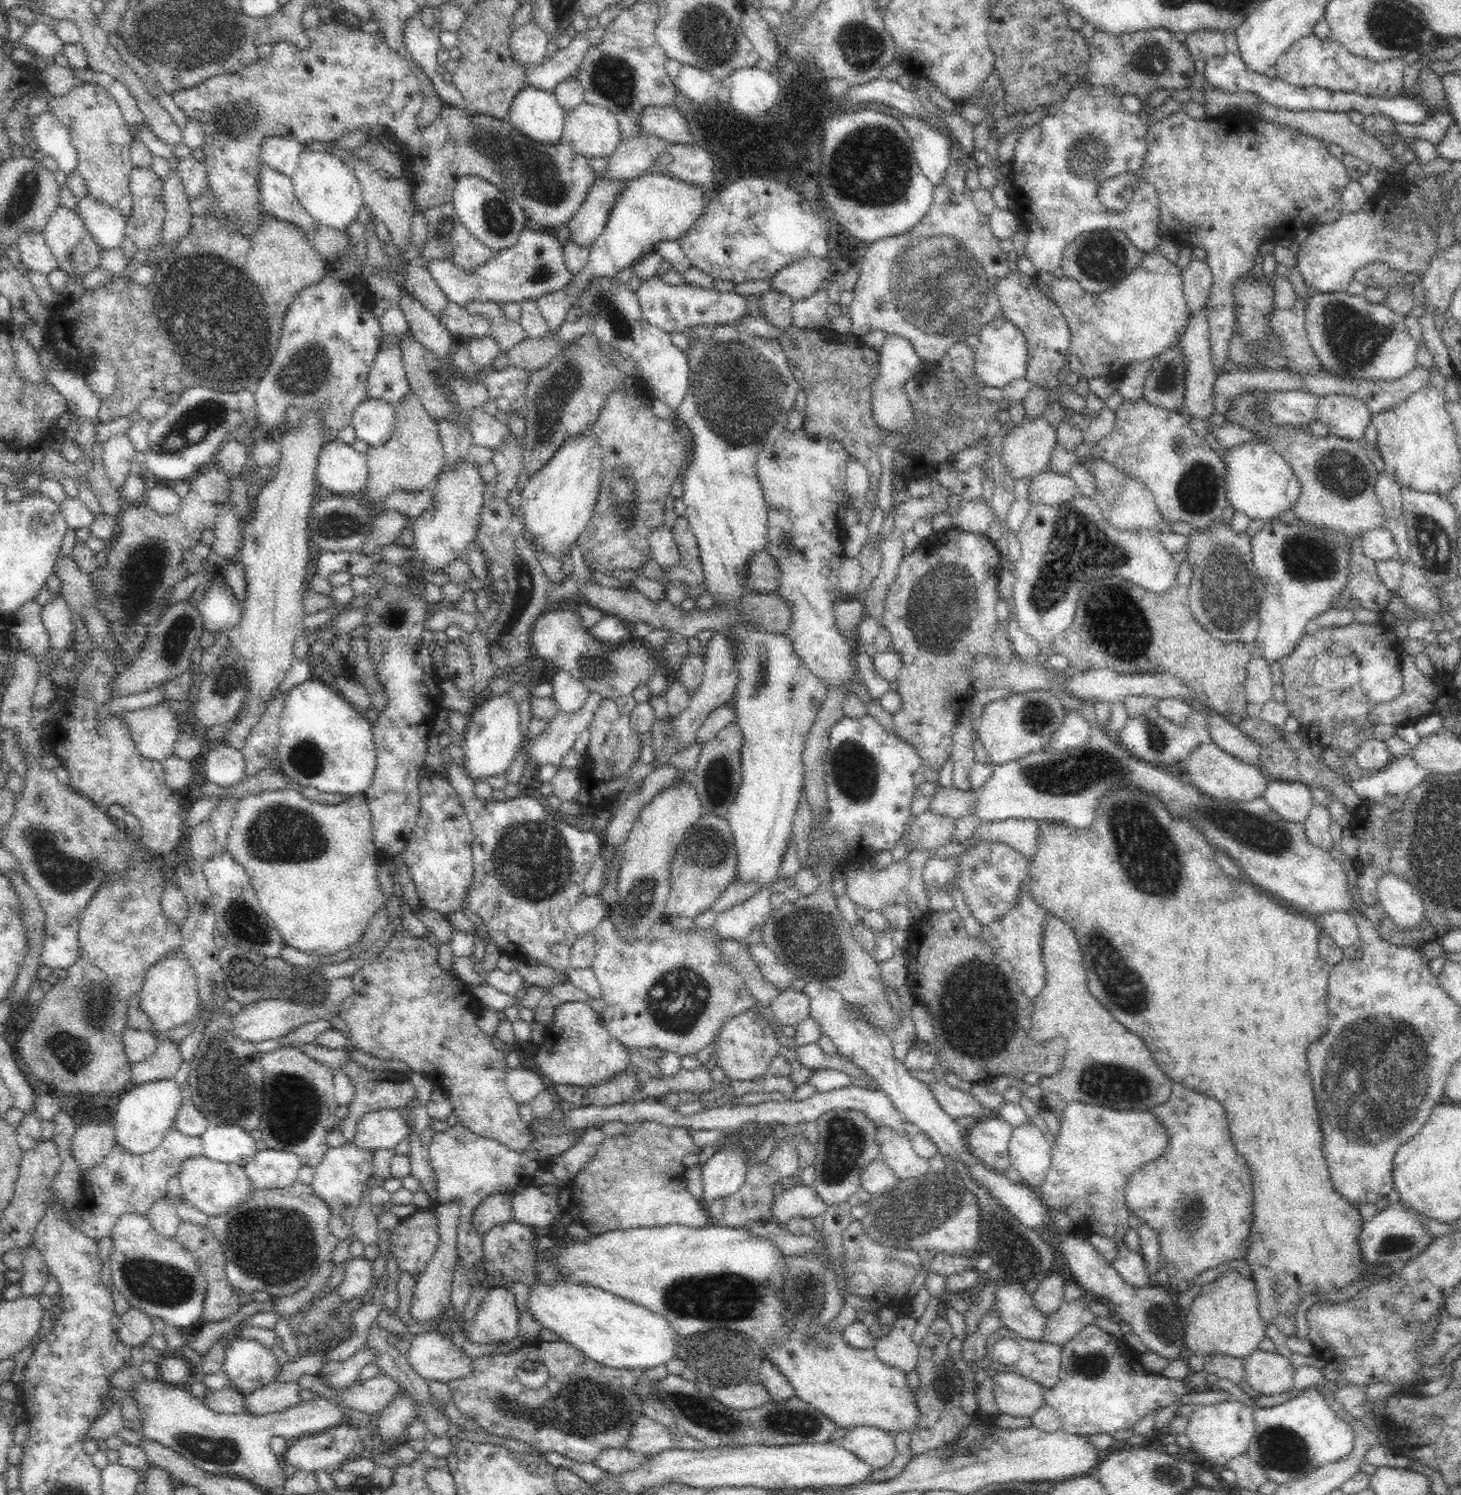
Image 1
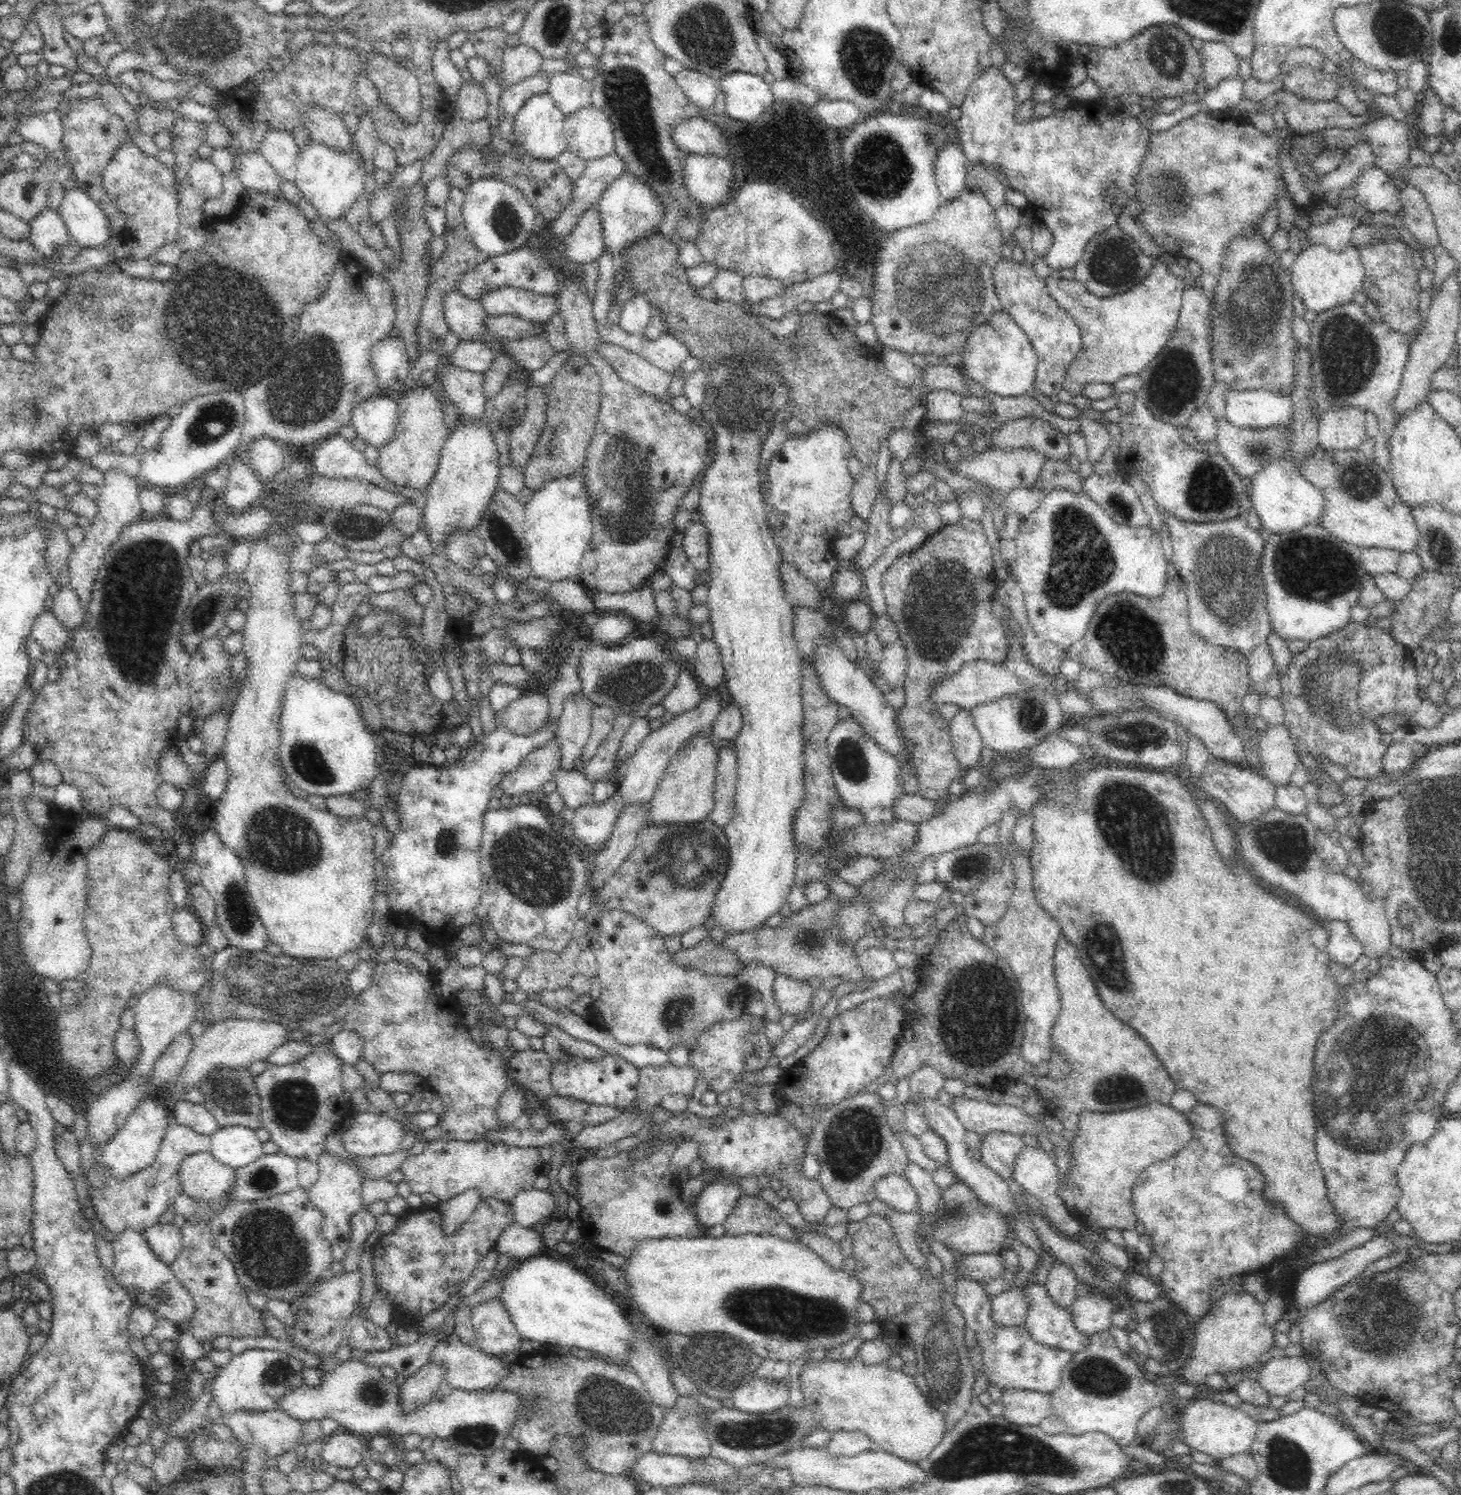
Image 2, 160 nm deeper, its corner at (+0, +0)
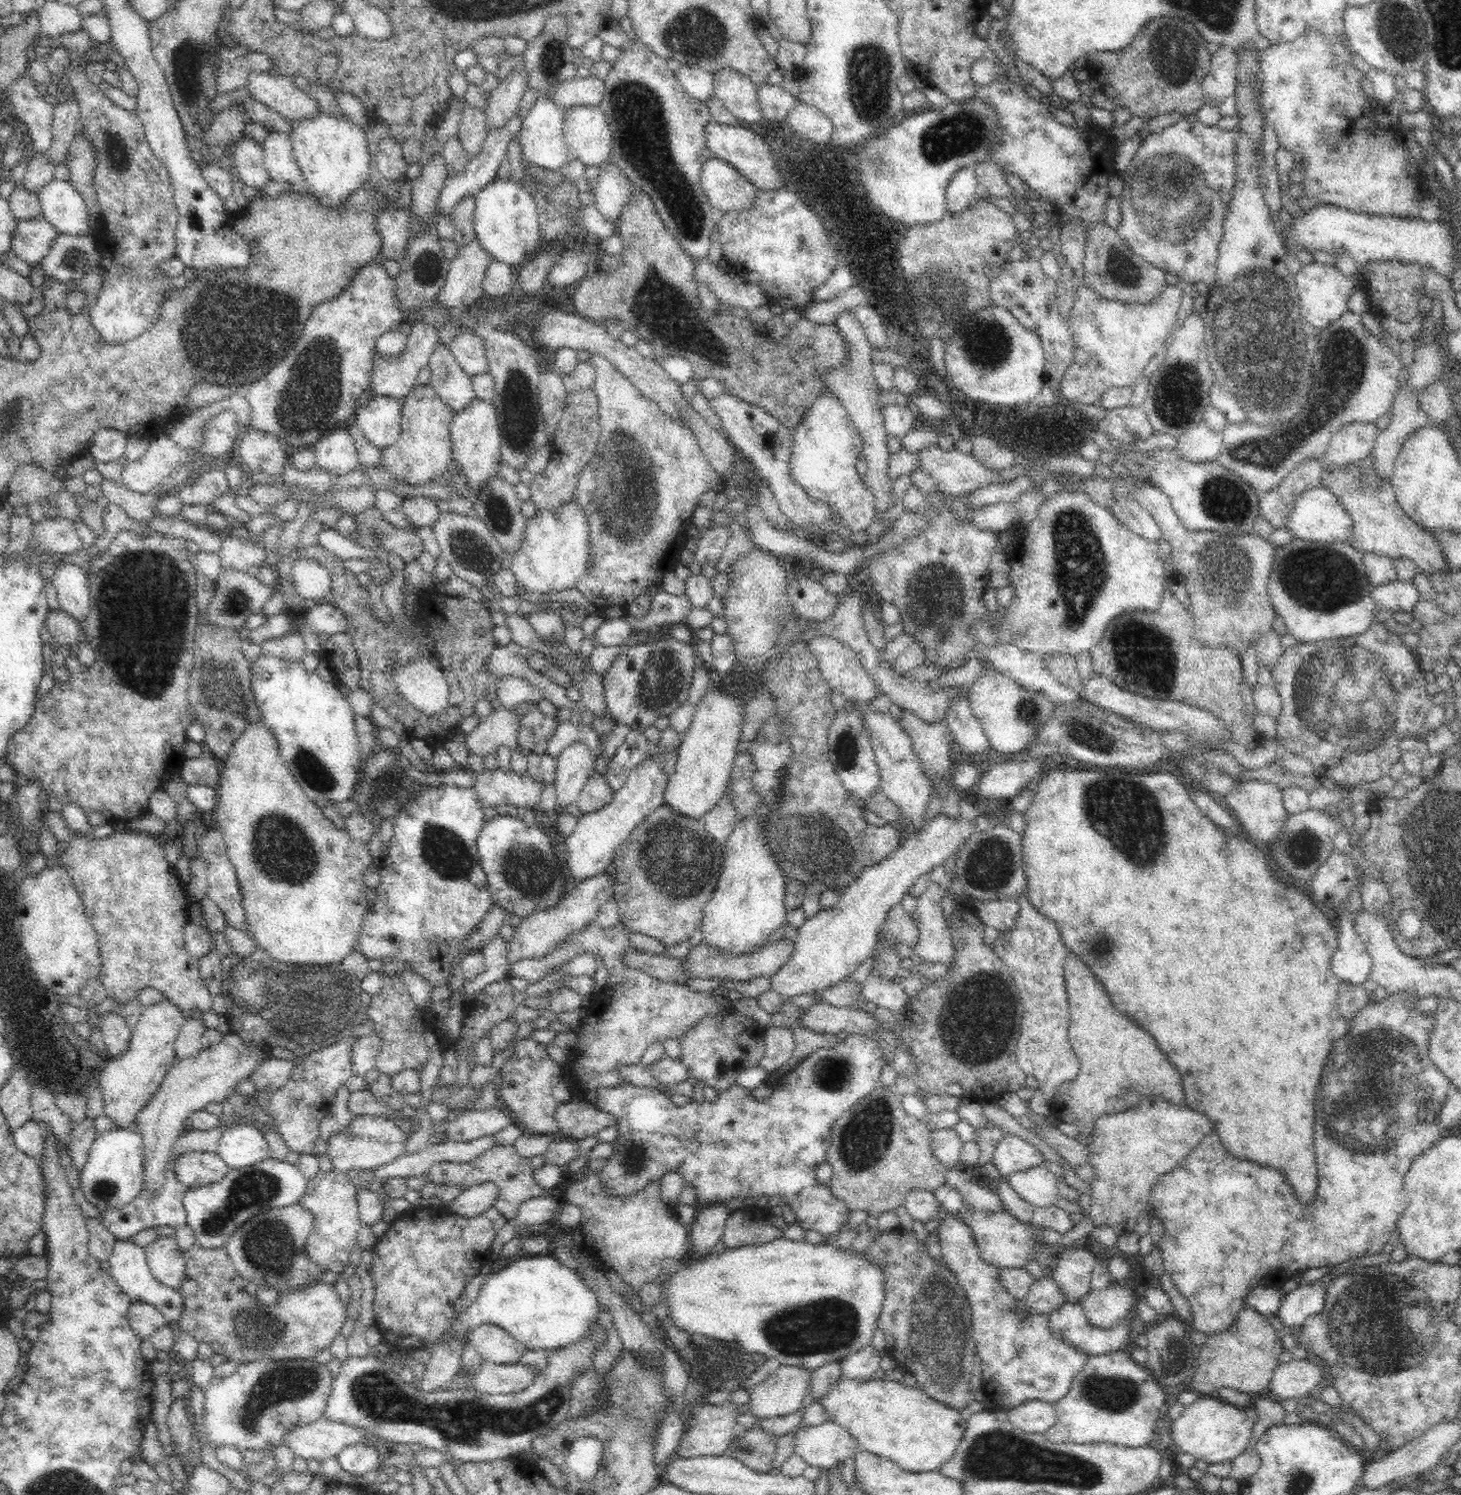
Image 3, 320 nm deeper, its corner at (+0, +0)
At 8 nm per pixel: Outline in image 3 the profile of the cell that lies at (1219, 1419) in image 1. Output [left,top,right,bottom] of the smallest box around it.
[1170,1396,1252,1465]

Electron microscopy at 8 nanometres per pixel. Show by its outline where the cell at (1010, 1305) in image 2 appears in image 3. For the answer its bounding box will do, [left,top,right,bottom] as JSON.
[1019,1278,1074,1314]

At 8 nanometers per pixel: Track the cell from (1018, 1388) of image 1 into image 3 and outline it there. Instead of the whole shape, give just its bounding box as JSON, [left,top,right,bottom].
[1008,1400,1058,1435]

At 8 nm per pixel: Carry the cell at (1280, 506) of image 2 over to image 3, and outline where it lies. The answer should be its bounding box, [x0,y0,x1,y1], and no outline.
[1289,485,1353,547]

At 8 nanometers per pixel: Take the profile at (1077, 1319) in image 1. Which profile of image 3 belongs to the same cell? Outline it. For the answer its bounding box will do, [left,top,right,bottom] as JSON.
[1080,1282,1137,1328]

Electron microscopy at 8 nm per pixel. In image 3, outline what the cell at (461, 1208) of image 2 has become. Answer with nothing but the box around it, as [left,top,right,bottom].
[450,1182,500,1216]

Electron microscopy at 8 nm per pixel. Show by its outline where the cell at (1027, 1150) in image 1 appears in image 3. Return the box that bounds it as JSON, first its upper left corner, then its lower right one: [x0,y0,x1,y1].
[1009,1167,1061,1208]

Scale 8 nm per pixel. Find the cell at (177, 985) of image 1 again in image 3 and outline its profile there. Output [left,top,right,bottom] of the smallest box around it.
[99,1001,186,1129]

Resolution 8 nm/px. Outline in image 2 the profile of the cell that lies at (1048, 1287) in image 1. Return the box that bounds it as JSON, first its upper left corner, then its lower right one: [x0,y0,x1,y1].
[1045,1261,1079,1307]

